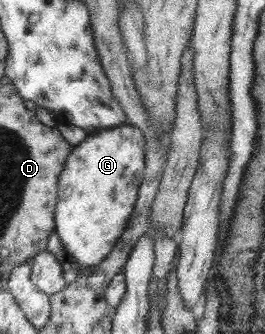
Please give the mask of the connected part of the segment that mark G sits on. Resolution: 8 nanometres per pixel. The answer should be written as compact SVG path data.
M119 126L88 135L73 146L60 172L61 200L57 200L55 234L69 260L96 266L119 242L133 212L143 174L143 136L137 127Z

